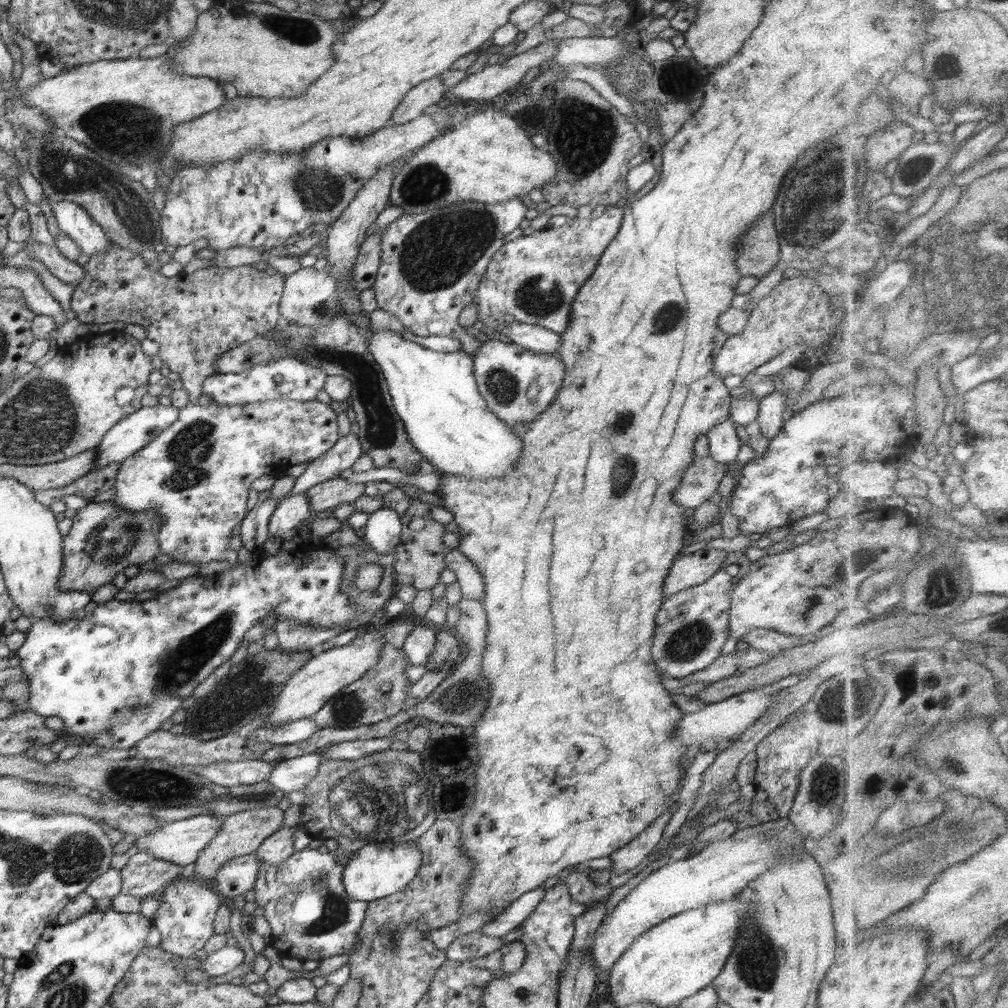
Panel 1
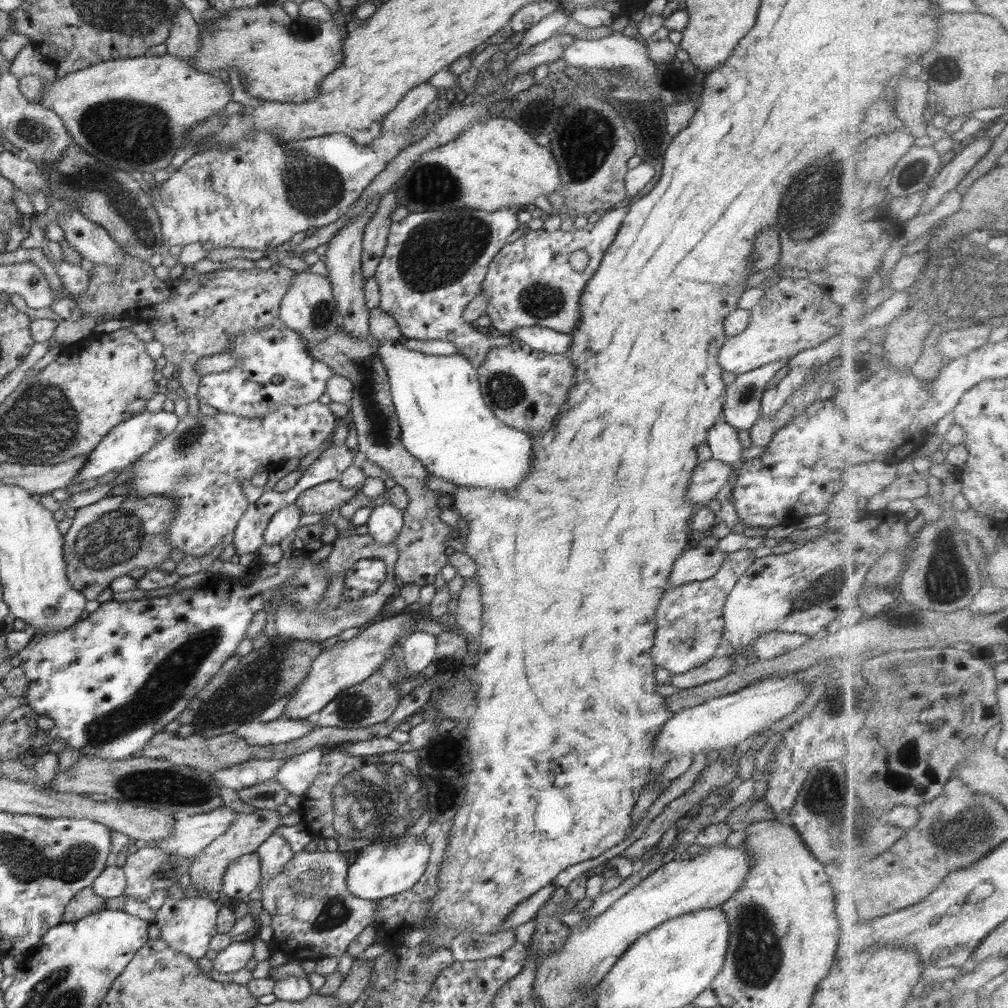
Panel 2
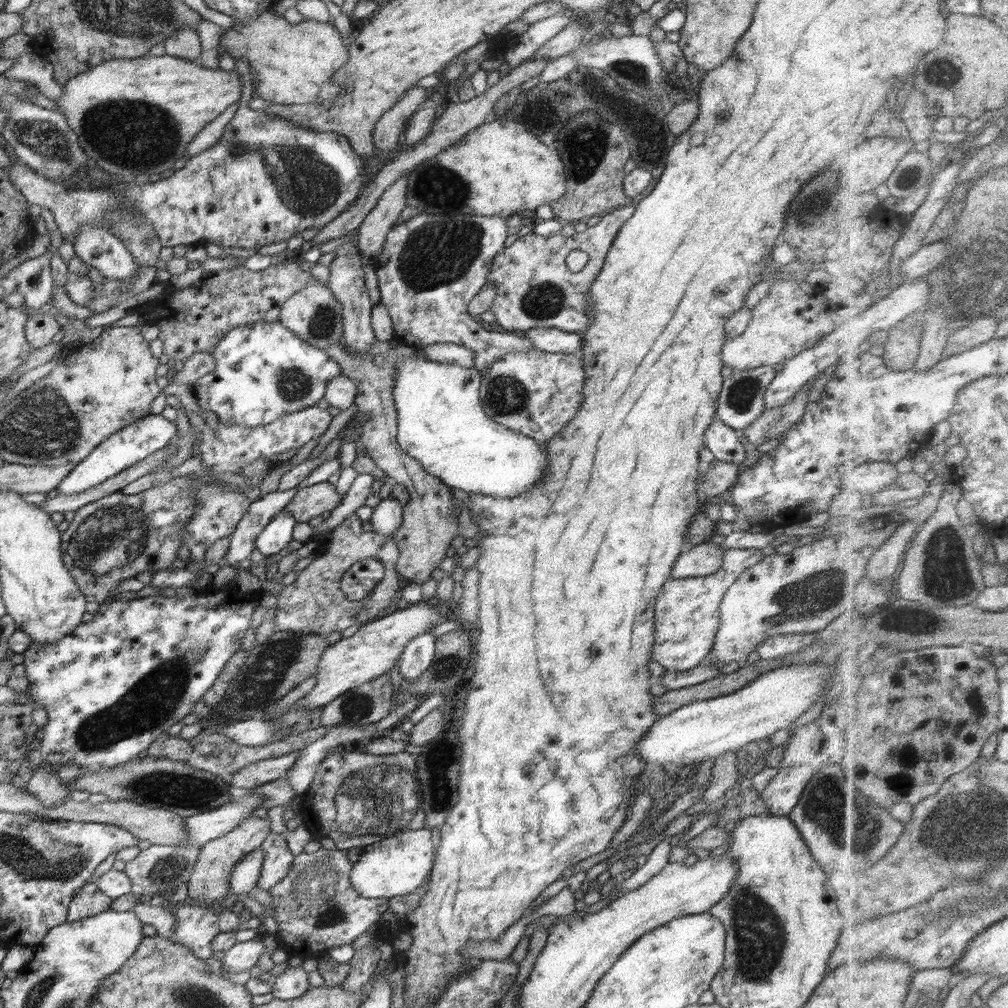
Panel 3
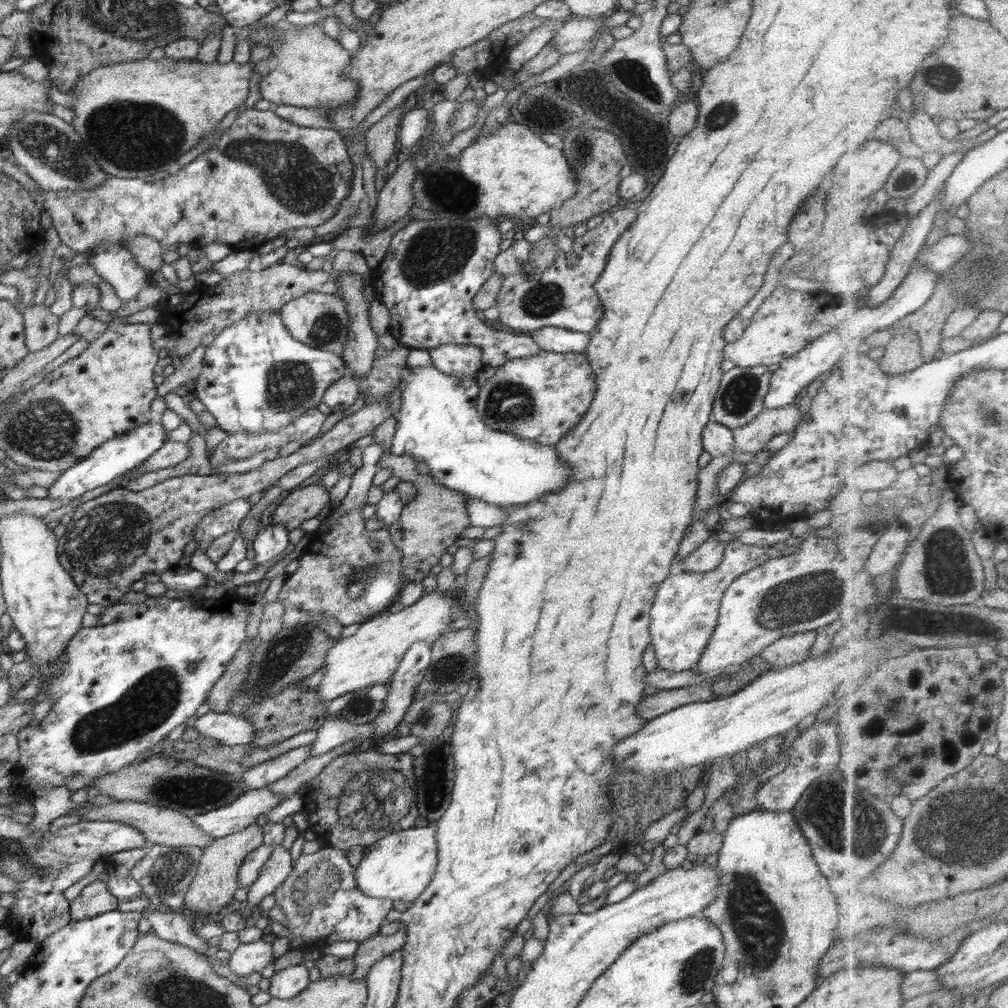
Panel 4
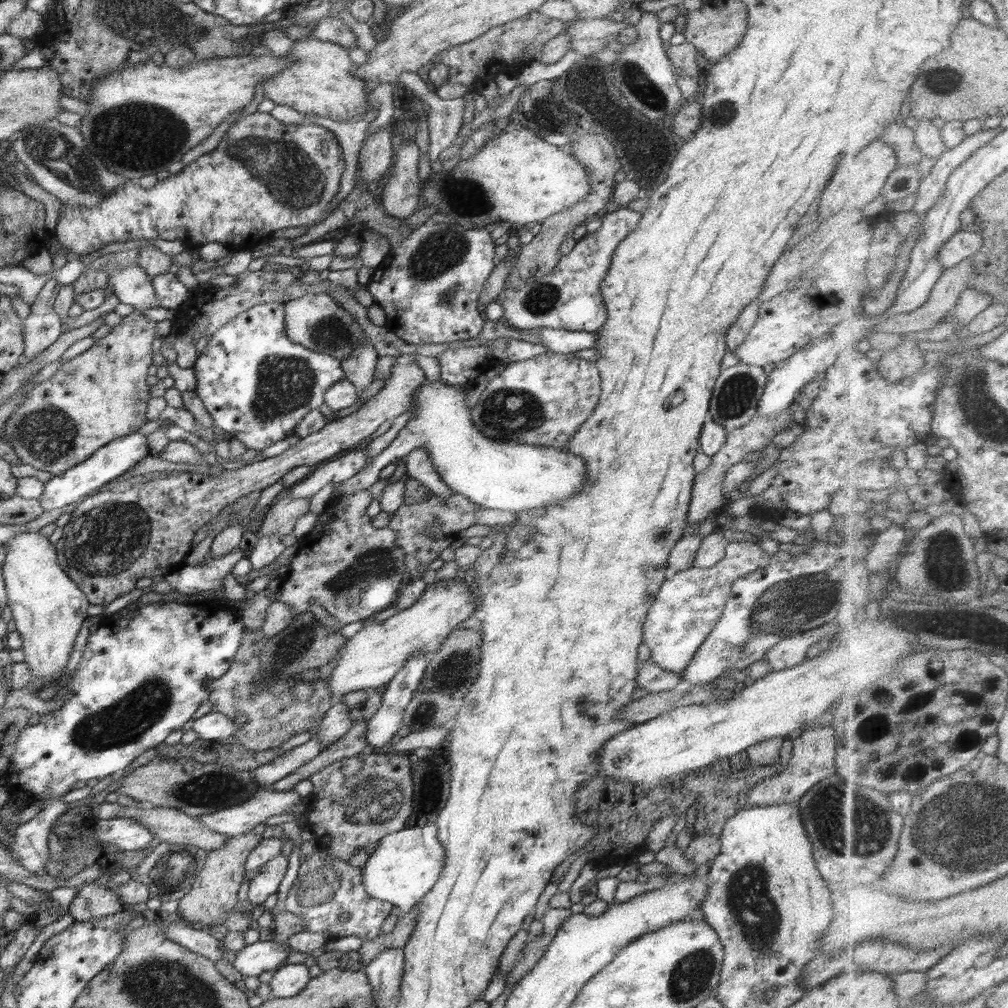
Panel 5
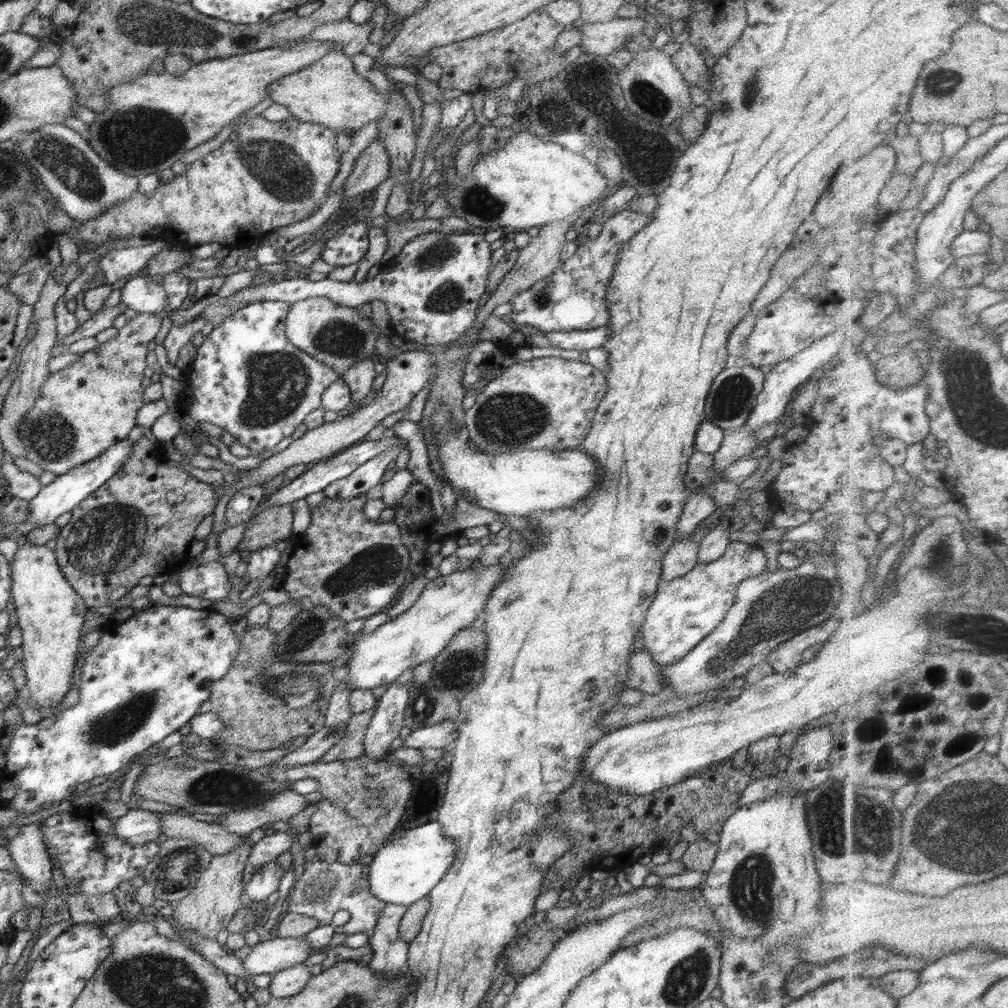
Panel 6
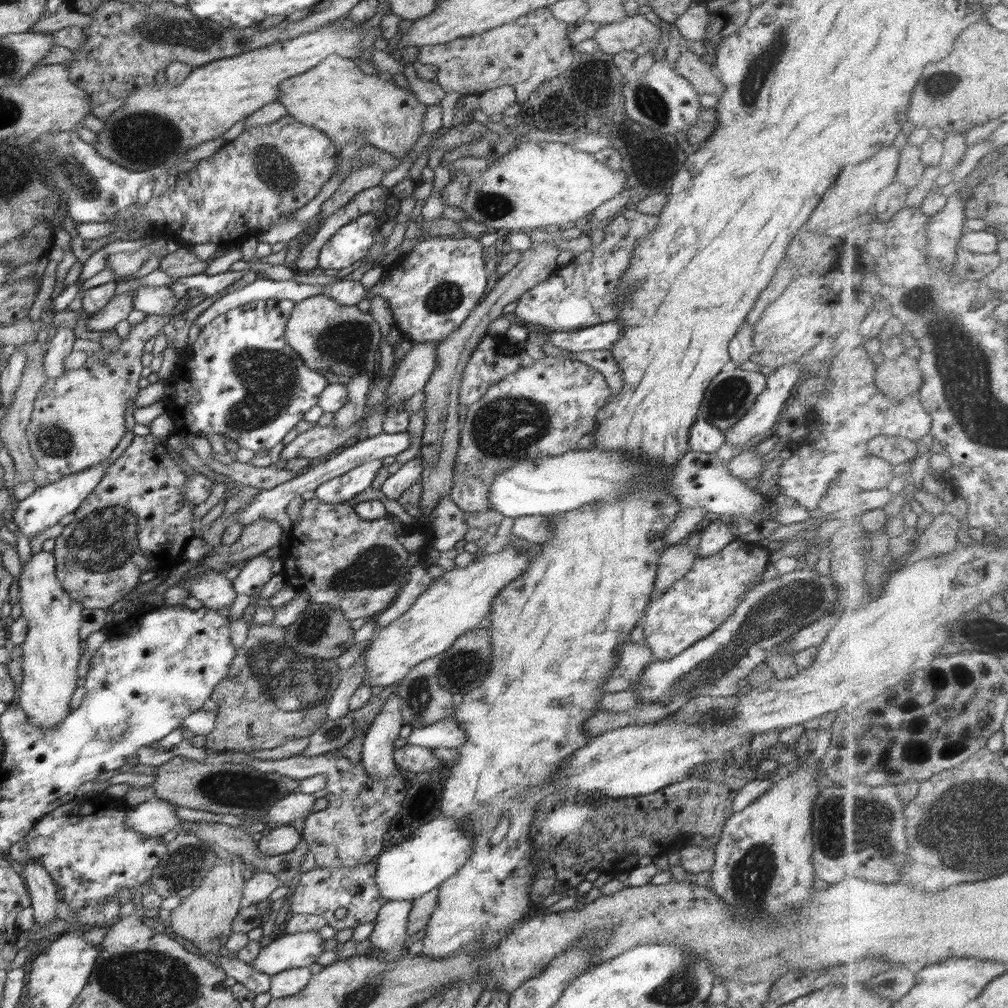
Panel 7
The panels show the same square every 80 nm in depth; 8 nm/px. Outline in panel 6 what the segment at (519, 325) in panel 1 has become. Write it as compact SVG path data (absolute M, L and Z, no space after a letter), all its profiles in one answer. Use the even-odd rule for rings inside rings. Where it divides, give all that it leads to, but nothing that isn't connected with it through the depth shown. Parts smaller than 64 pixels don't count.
M594 327L588 330L545 332L552 347L562 350L591 350L601 348L606 344L611 334L610 327Z

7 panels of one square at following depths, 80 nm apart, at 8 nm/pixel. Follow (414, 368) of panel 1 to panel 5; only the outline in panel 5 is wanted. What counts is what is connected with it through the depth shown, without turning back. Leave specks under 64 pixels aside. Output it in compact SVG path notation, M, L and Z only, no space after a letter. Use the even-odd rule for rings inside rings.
M425 380L421 384L411 400L411 414L409 421L405 424L398 436L382 451L380 451L365 467L362 467L352 478L338 483L335 488L341 490L341 495L351 495L355 492L368 490L372 484L379 480L382 468L397 462L414 449L424 449L430 455L432 464L436 467L441 479L453 490L454 493L462 494L484 508L510 511L520 514L525 510L552 506L562 500L570 498L573 494L580 492L587 477L587 466L581 456L570 454L563 449L548 446L528 446L523 442L515 440L496 440L489 438L481 430L477 430L471 420L471 409L466 407L466 394L470 386L466 389L458 388L457 385L448 384L443 380L431 383Z

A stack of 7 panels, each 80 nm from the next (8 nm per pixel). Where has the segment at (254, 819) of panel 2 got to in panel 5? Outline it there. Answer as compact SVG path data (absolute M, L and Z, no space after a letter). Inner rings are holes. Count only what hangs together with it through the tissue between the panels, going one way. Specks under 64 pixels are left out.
M252 830L244 835L230 837L220 850L208 852L202 870L192 882L190 892L179 900L175 916L188 922L192 927L207 932L213 926L225 924L238 902L238 890L245 879L247 856L262 839Z

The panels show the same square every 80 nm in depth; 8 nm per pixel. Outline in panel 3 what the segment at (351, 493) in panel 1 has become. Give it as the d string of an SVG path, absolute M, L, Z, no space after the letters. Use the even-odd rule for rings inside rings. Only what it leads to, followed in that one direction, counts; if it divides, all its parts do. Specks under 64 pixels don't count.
M324 481L299 490L284 509L292 513L296 522L309 522L323 512L333 511L341 498L342 495L336 493L335 485Z

